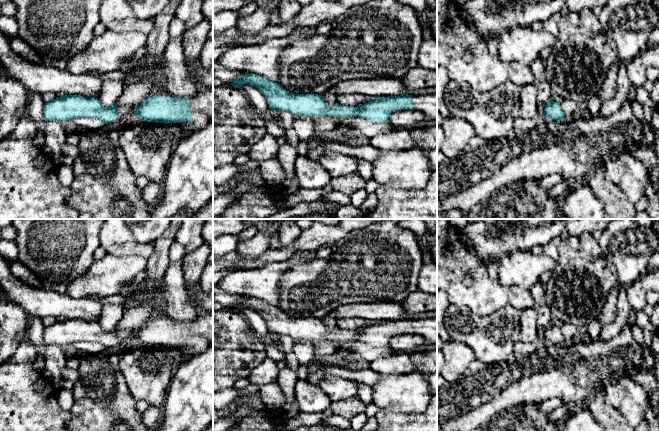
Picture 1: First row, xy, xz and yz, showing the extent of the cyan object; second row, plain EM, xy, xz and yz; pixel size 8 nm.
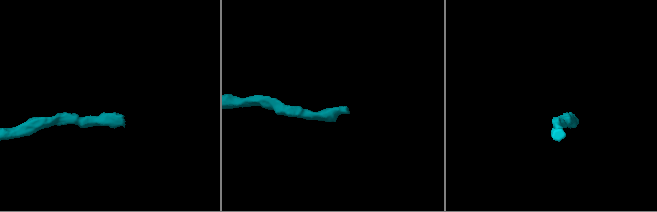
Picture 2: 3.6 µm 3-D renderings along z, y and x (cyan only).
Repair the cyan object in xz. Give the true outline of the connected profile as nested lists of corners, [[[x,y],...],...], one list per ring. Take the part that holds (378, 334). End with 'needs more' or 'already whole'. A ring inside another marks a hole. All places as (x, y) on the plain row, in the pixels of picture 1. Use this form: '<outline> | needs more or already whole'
[[[246,298],[231,308],[242,313],[244,308],[256,311],[267,323],[269,332],[290,336],[293,339],[310,341],[360,341],[375,347],[389,346],[390,339],[400,334],[419,334],[427,341],[437,344],[437,314],[429,319],[408,319],[379,321],[361,331],[349,331],[341,328],[328,330],[322,319],[293,318],[279,307],[272,306],[257,298]]] | needs more

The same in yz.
[[[550,325],[544,332],[543,340],[546,343],[552,343],[556,345],[566,344],[565,338],[561,332],[559,326]]] | already whole

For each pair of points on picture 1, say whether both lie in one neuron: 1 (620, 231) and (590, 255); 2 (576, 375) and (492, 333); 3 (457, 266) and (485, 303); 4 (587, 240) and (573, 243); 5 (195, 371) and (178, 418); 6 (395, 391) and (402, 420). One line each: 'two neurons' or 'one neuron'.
1: two neurons
2: two neurons
3: one neuron
4: one neuron
5: one neuron
6: two neurons

